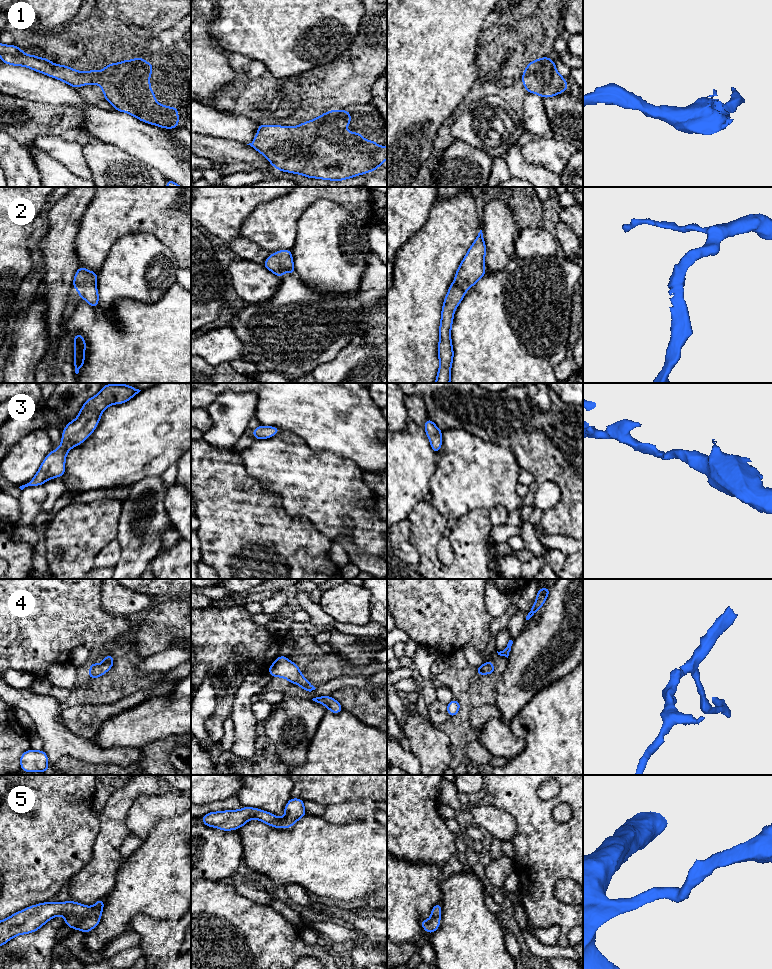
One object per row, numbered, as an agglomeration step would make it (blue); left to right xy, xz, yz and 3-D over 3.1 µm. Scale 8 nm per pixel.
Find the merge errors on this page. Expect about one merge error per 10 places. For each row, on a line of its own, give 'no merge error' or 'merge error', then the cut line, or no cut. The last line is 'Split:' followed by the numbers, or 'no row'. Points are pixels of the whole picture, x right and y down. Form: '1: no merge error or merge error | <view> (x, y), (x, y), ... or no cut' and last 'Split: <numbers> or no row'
1: no merge error | no cut
2: no merge error | no cut
3: no merge error | no cut
4: no merge error | no cut
5: no merge error | no cut
Split: no row

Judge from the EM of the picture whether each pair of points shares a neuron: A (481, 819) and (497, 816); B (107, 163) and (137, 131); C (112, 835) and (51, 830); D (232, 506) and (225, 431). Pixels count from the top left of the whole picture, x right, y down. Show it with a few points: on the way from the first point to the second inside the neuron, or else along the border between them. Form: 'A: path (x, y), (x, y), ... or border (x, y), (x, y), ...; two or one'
A: path (485, 818), (493, 818); one
B: border (99, 140), (118, 146), (141, 162); two
C: border (100, 814), (100, 830), (95, 840), (91, 857); two
D: border (205, 441), (222, 450), (234, 449); two

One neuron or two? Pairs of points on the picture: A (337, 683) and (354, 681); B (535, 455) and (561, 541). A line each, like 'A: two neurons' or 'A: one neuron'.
A: one neuron
B: two neurons

